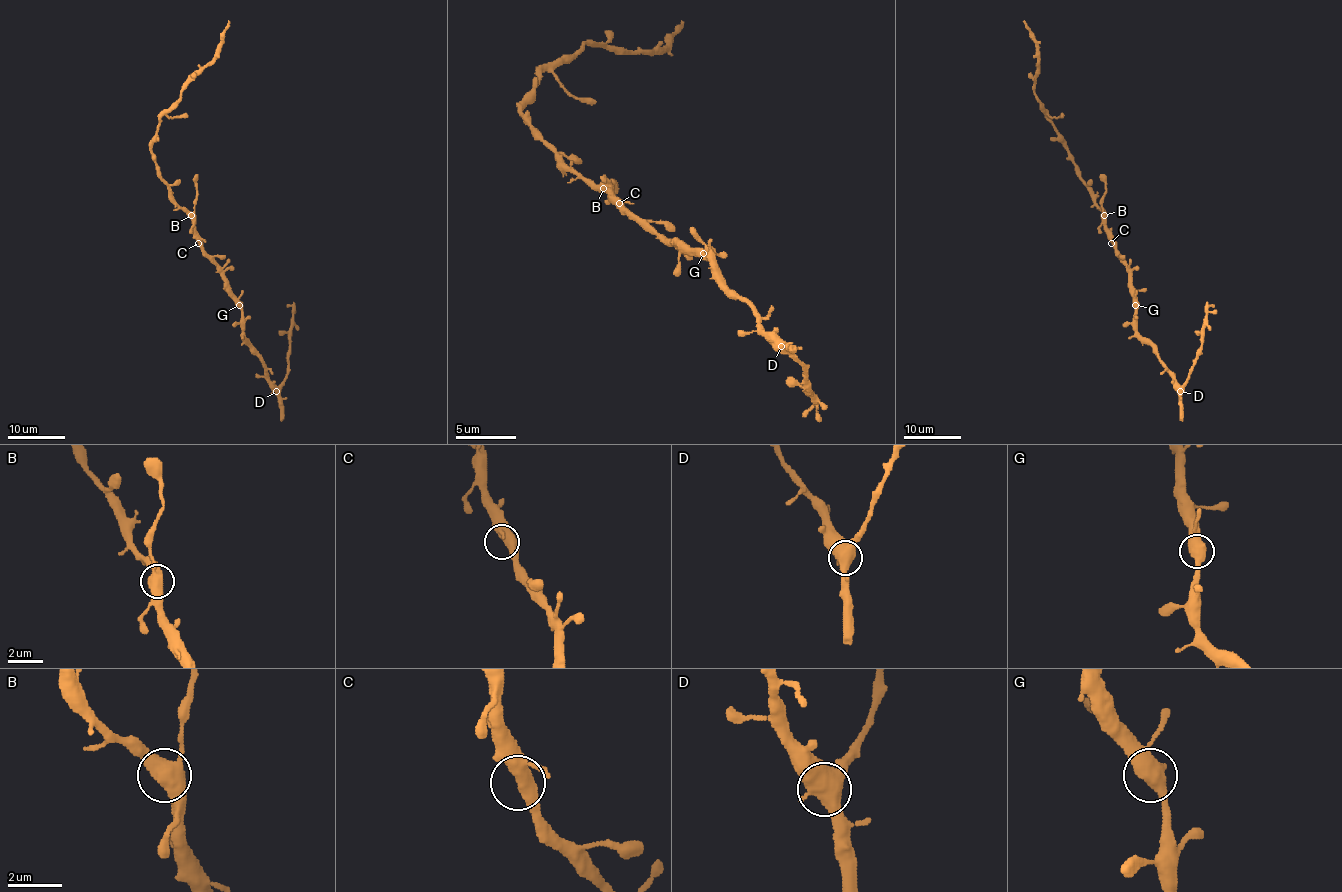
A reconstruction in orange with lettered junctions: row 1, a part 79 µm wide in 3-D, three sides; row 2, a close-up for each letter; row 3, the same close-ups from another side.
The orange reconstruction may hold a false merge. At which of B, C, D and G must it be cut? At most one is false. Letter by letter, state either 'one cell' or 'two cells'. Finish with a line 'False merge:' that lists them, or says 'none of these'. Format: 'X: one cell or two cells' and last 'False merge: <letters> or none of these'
B: one cell
C: one cell
D: one cell
G: one cell
False merge: none of these

